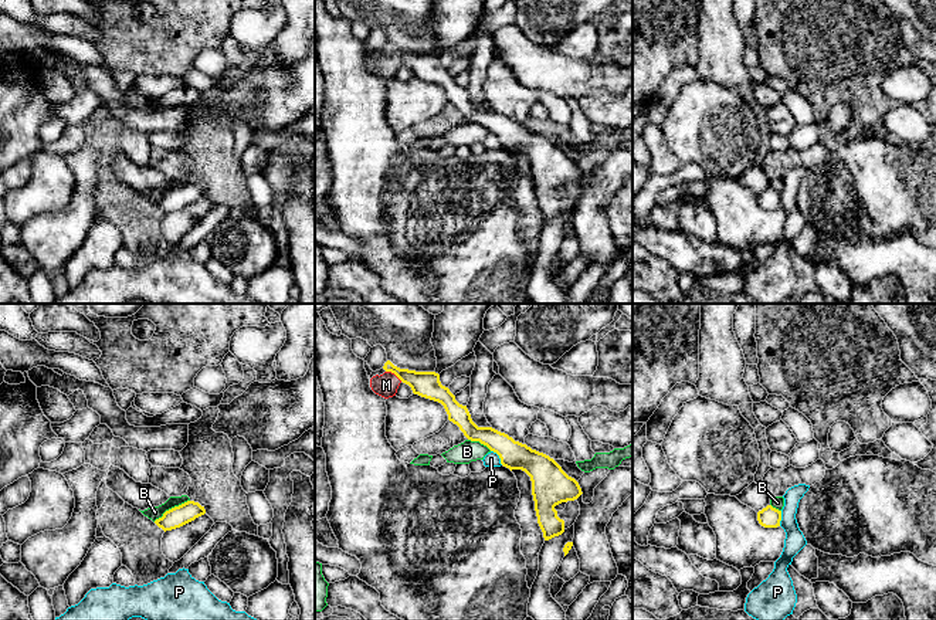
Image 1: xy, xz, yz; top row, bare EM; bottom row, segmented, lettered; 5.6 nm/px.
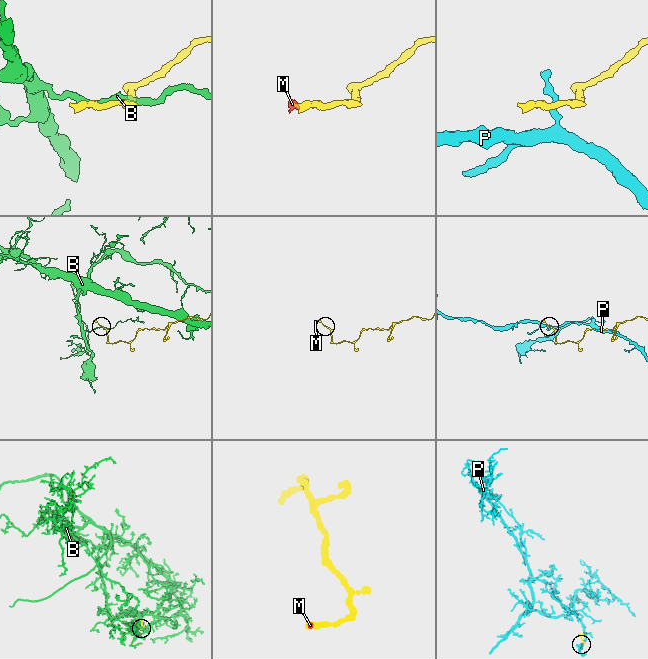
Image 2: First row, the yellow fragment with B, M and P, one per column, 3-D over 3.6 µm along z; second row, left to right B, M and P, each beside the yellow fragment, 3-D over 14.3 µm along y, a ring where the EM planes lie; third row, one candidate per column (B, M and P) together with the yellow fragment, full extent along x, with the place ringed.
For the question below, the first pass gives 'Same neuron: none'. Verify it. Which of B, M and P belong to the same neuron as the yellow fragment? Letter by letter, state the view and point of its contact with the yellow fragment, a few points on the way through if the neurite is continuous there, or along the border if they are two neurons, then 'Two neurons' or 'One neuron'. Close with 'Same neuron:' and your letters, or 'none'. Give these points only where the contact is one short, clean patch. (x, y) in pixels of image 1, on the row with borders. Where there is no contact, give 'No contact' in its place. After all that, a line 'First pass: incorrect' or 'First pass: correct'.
B: Touches yellow at xy (172, 508). Two neurons
M: Touches yellow at xz (394, 373). One neuron
P: Touches yellow at xz (499, 457). Boundary: xz (491, 450), (502, 464). Two neurons
Same neuron: M
First pass: incorrect

